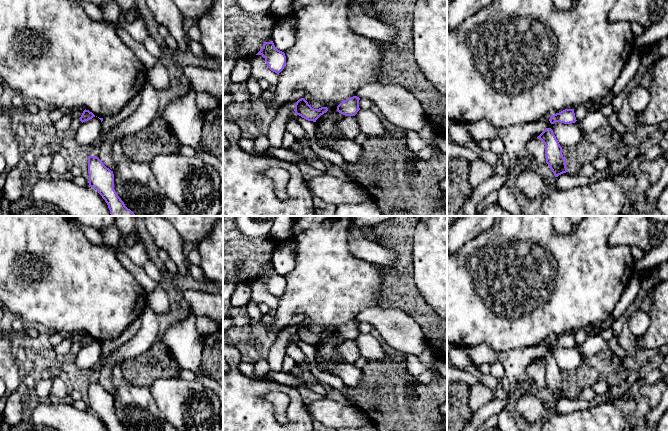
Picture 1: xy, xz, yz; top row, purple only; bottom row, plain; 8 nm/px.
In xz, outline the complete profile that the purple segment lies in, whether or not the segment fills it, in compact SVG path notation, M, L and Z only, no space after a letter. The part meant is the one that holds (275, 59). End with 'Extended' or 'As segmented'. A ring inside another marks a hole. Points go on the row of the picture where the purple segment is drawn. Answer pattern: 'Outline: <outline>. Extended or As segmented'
Outline: M273 41L265 42L256 55L262 55L265 58L268 68L277 74L279 74L286 65L285 53L278 50Z. As segmented

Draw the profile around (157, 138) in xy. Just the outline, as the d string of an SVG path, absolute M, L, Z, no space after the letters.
M154 118L142 131L125 136L120 141L126 159L147 163L161 154L178 154L180 145L162 118Z

